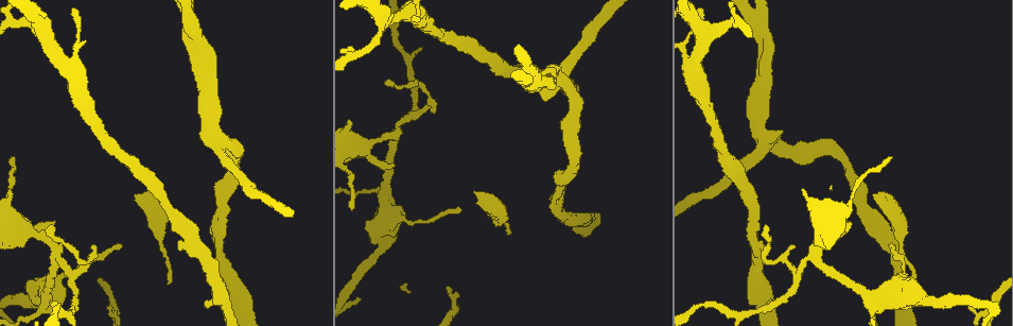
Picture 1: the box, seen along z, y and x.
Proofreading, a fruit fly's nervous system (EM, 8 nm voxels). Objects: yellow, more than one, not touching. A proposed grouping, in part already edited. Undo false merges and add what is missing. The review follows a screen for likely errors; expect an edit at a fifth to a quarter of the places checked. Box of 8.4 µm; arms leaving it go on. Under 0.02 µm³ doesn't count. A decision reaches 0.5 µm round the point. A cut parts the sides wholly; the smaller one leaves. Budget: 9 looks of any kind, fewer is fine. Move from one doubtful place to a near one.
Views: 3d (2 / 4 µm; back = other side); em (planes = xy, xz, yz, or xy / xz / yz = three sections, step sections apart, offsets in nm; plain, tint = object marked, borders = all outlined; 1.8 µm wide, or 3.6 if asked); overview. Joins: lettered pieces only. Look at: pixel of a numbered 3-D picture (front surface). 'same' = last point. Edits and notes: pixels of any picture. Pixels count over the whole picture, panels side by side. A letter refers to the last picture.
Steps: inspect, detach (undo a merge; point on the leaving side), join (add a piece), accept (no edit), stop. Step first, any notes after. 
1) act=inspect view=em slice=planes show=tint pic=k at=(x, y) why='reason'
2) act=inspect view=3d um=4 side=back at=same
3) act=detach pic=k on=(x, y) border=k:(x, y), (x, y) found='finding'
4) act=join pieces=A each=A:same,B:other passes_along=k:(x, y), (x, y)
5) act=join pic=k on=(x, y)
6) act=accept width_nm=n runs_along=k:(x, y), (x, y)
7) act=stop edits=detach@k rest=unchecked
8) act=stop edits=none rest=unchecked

act=inspect view=3d um=2 pic=1 at=(414, 14) why='thick turns thin'

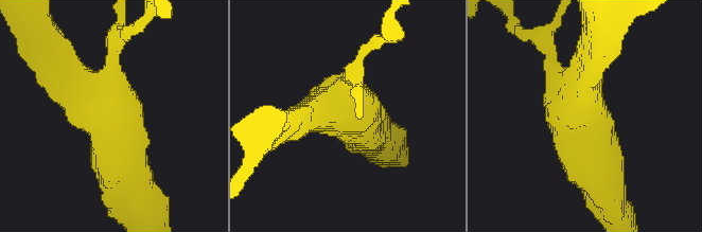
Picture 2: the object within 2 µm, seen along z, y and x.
act=inspect view=em slice=planes show=borders pic=2 at=(107, 105) arms=3

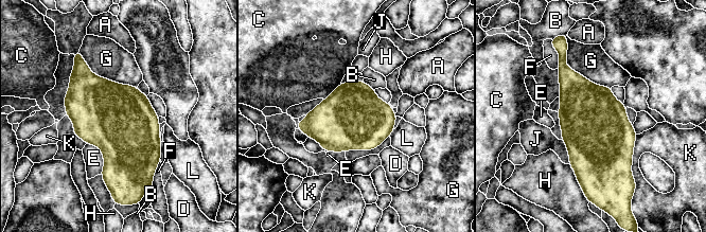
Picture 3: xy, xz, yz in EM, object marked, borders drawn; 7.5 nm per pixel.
act=accept longest_contact=G:500nm each=A:other,B:other,C:other,D:other,E:other,F:other,G:other,H:other,J:other,K:other,L:other border=3:(160, 160), (152, 182) found='continuous, no second neuron'

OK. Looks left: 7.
act=inspect view=em slice=yz step=4 show=tint pic=1 at=(434, 111) why='free end'

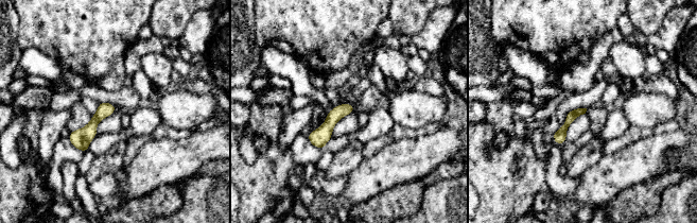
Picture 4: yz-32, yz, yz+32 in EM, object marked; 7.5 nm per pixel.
act=inspect view=em slice=planes show=borders at=same

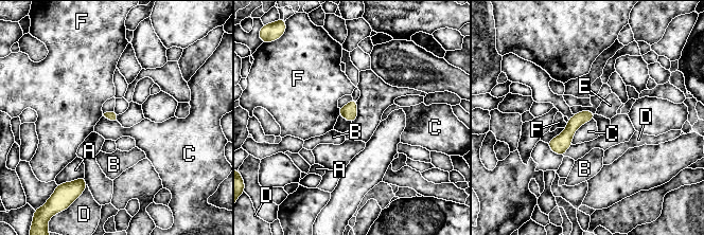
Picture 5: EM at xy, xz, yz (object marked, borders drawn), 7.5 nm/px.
act=accept each=A:other,B:other,C:other,D:other,E:other,F:other runs_along=5:(592, 114), (583, 116), (551, 145) found='no lettered piece goes on from it'

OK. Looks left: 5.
act=inspect view=em slice=planes show=borders pic=1 at=(873, 195) why='an open end'

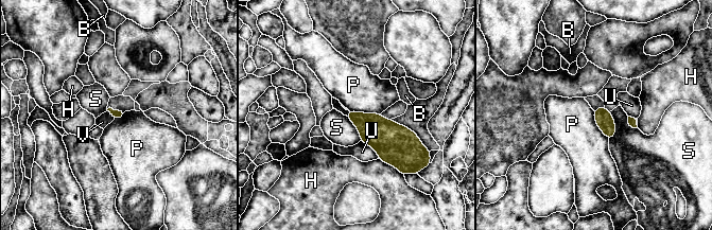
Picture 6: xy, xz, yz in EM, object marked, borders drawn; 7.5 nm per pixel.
act=join pic=6 on=(105, 119) each=B:other,H:other,P:other,S:other,U:other,V:same passes_along=6:(119, 113), (110, 113), (105, 119) found='it goes on there'

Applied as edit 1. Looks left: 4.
act=inspect view=3d um=4 pic=1 at=(207, 308) why='branch stops here'

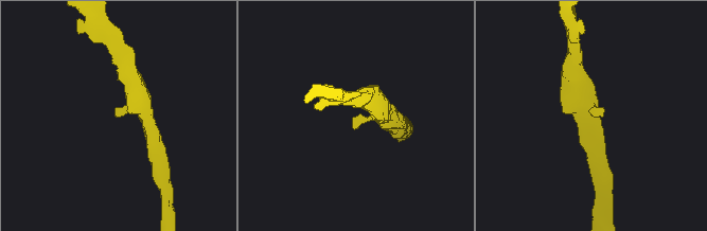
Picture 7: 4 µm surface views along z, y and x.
act=inspect view=em slice=yz step=4 show=tint pic=7 at=(354, 127)

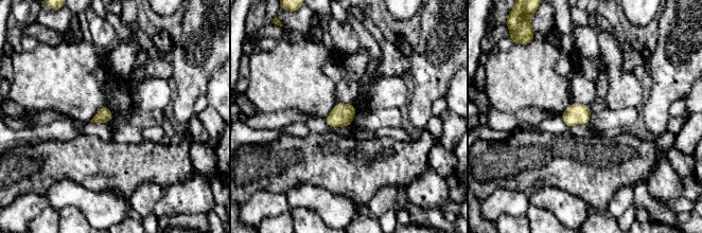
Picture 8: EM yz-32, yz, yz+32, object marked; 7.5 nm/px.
act=inspect view=em slice=planes show=borders at=same why='cut it another way'

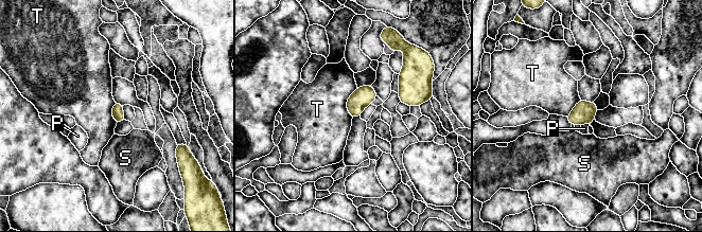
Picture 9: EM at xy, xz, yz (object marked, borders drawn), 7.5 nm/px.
act=accept each=P:other,S:other,T:other found='none of them fits'

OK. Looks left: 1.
act=stop edits=join@6 rest=unchecked

